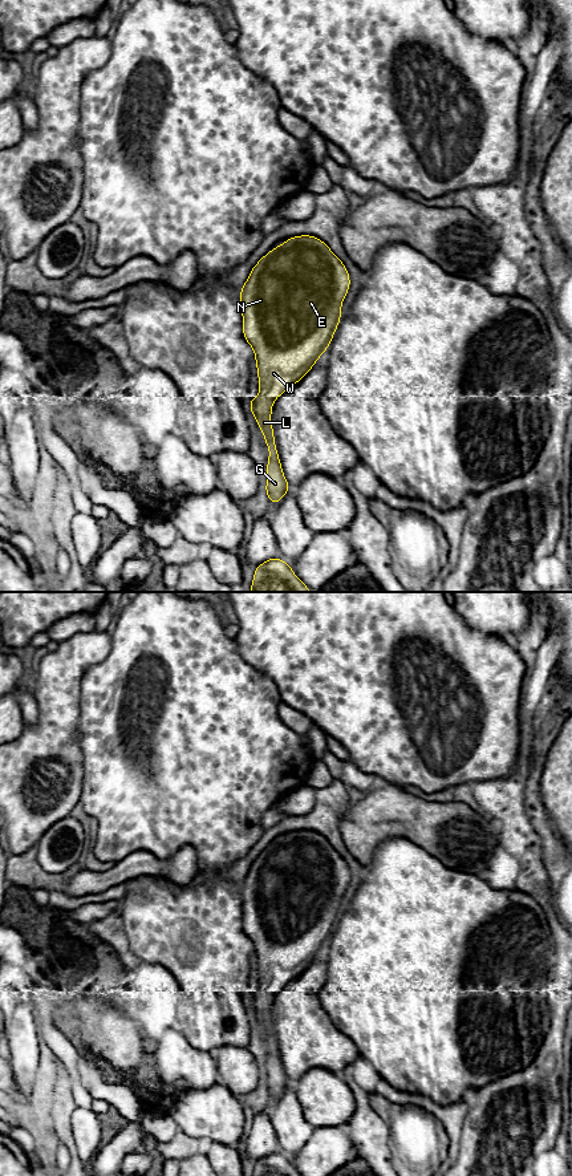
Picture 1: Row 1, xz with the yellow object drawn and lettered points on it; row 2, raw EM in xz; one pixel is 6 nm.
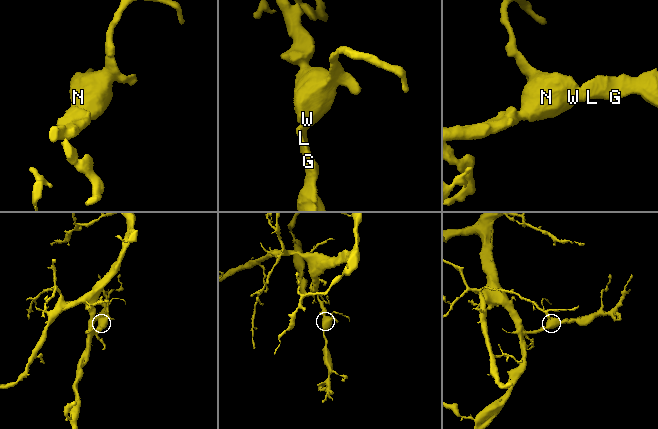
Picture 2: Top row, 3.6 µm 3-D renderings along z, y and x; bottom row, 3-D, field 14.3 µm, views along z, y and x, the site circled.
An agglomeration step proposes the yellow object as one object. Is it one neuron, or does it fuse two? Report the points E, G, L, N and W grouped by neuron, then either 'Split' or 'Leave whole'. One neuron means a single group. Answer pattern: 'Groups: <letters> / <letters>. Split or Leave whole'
Groups: E G L N W. Leave whole

